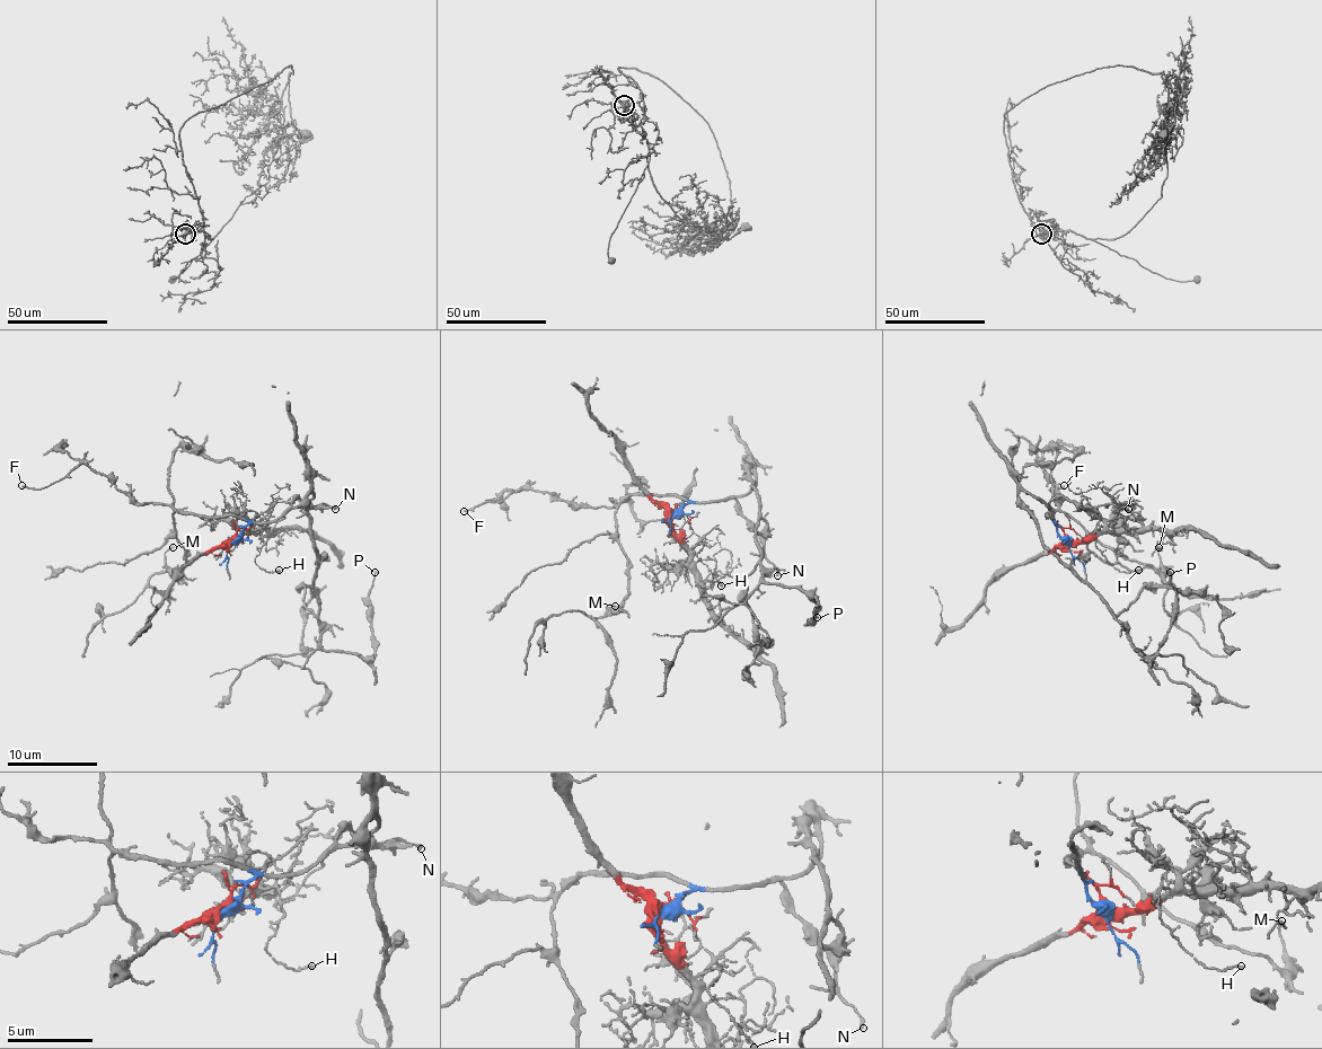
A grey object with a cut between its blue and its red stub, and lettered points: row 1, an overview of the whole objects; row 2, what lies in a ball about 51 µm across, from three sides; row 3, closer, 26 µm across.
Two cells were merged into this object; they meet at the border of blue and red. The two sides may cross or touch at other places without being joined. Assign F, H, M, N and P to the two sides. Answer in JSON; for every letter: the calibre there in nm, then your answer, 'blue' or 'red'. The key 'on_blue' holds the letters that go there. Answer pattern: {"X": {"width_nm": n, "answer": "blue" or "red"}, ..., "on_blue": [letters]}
{"F": {"width_nm": 160, "answer": "blue"}, "H": {"width_nm": 150, "answer": "red"}, "M": {"width_nm": 120, "answer": "blue"}, "N": {"width_nm": 150, "answer": "blue"}, "P": {"width_nm": 130, "answer": "blue"}, "on_blue": ["F", "M", "N", "P"]}

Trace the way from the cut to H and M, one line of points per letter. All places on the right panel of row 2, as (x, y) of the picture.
H: (1067, 540), (1089, 540), (1100, 529), (1095, 529), (1095, 545), (1109, 561), (1120, 572), (1138, 570)
M: (1067, 543), (1047, 513), (1060, 511), (1073, 516), (1104, 545), (1127, 558), (1149, 563), (1159, 572), (1159, 547)

